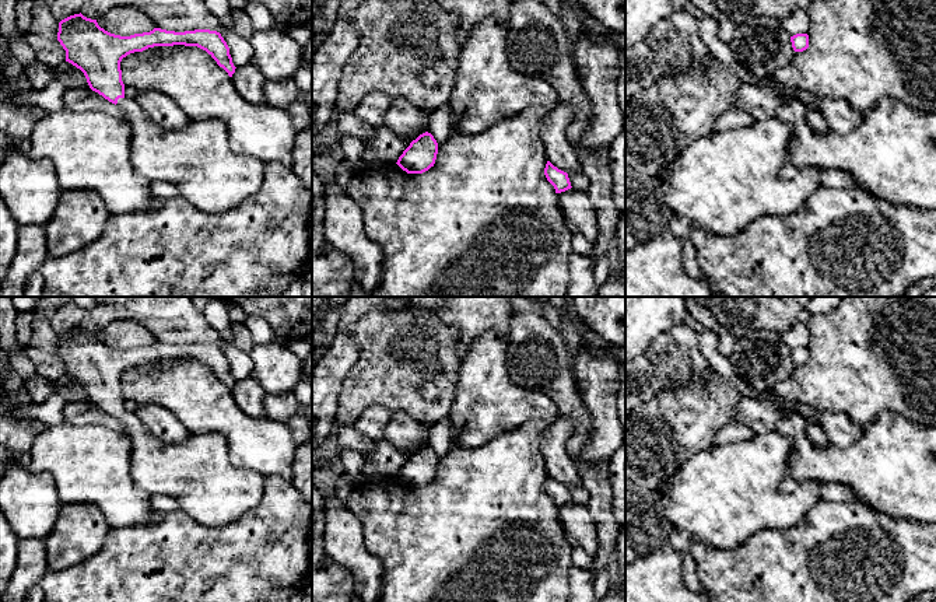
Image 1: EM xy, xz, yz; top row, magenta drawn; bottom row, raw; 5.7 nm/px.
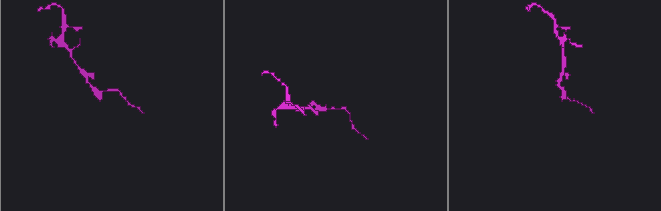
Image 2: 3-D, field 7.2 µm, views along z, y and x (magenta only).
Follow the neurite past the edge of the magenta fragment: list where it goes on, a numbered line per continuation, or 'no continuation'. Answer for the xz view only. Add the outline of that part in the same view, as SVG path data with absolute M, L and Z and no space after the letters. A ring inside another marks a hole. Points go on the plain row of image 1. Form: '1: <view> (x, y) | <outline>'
no continuation

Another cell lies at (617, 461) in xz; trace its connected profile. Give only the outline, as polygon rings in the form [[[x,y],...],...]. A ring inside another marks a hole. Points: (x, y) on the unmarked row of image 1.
[[[625,440],[609,459],[613,494],[613,512],[623,528],[625,525]]]

